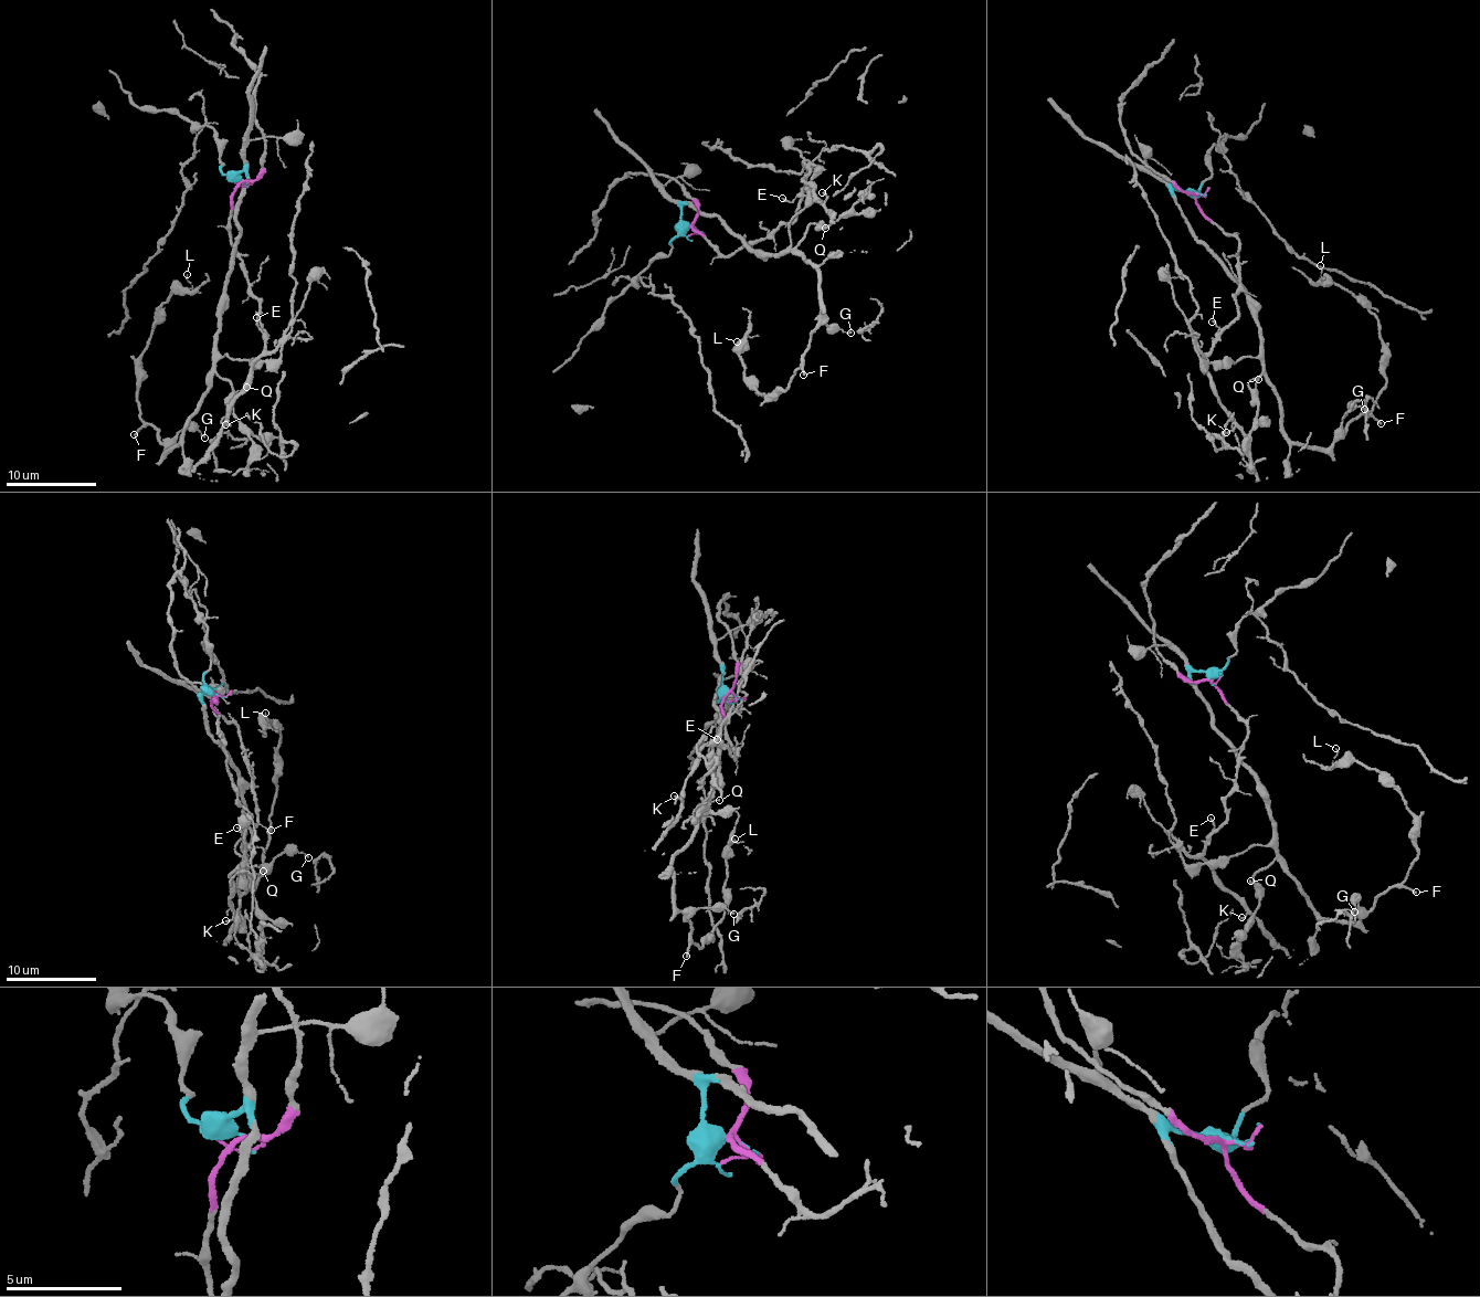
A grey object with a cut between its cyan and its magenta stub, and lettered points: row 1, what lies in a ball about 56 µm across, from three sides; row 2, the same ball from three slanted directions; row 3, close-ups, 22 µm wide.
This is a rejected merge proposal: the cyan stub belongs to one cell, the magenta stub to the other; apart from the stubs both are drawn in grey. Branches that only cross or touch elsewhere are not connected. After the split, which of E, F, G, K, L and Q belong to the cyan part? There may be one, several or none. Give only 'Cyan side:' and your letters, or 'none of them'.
Cyan side: F, G, L, Q

